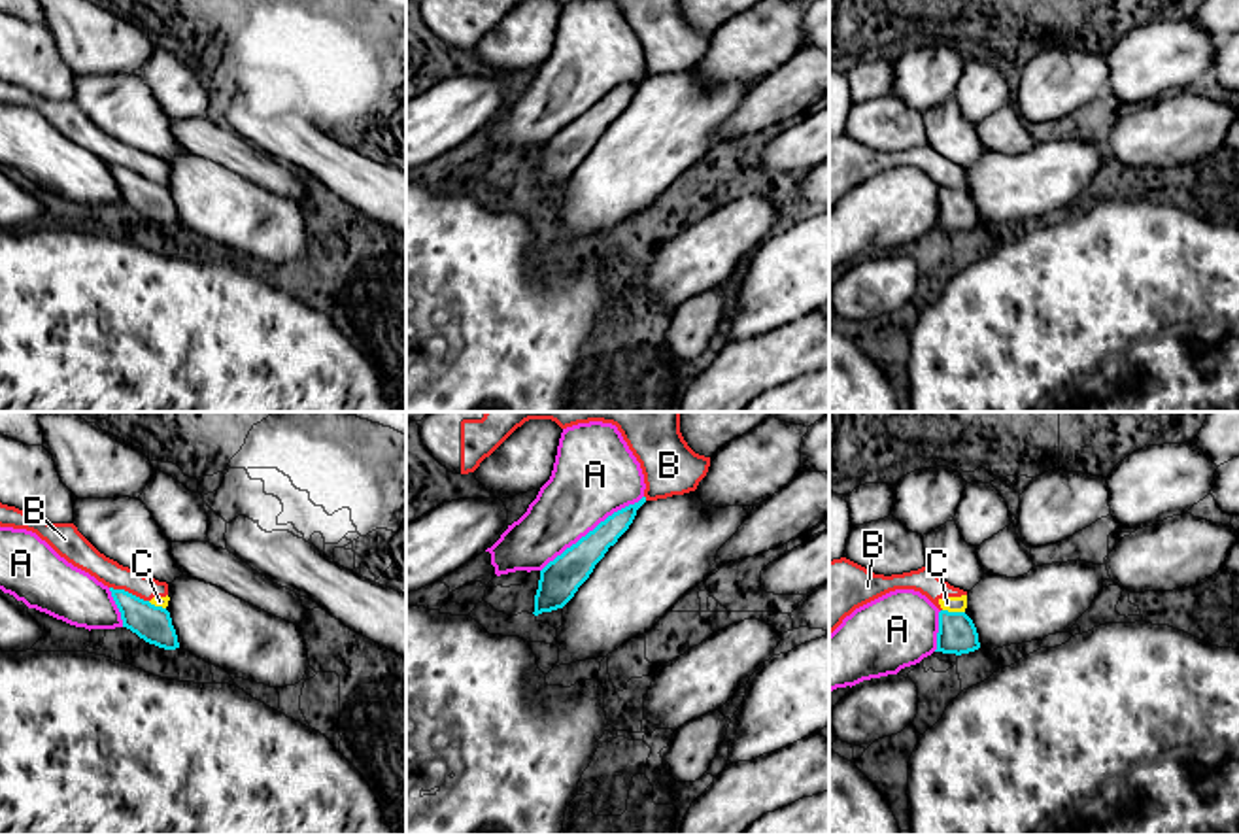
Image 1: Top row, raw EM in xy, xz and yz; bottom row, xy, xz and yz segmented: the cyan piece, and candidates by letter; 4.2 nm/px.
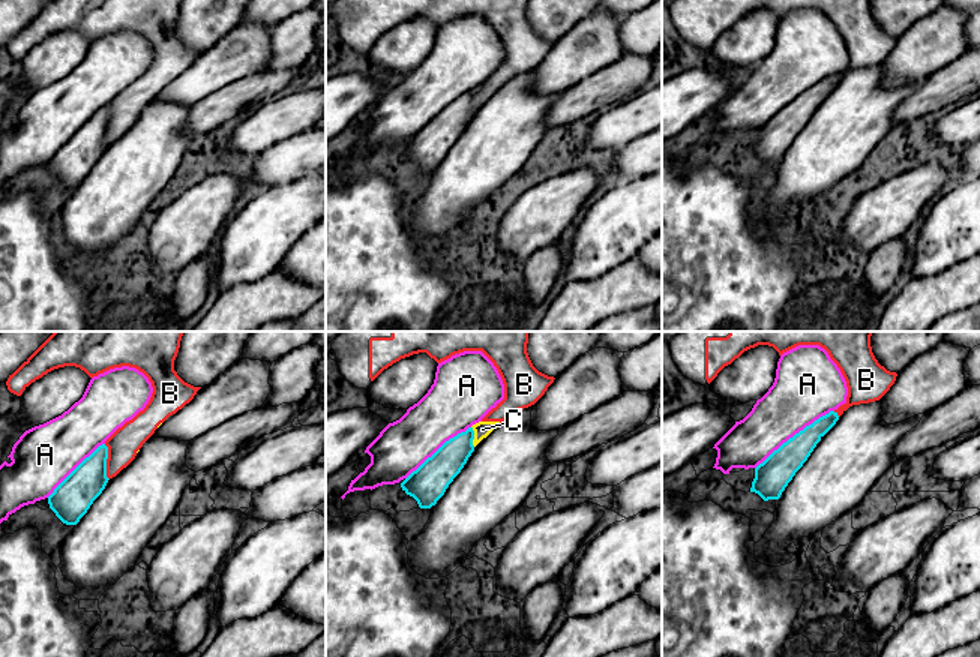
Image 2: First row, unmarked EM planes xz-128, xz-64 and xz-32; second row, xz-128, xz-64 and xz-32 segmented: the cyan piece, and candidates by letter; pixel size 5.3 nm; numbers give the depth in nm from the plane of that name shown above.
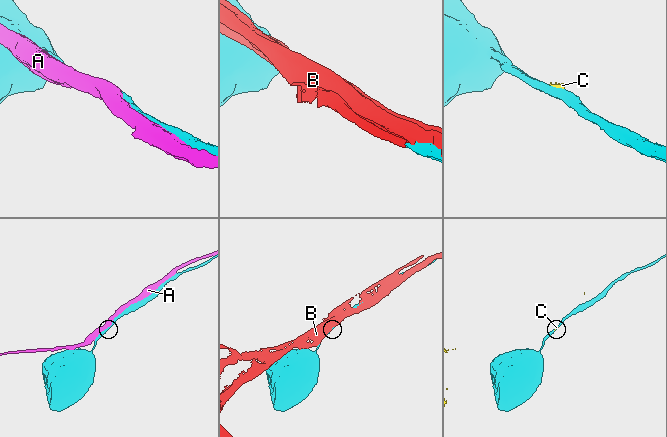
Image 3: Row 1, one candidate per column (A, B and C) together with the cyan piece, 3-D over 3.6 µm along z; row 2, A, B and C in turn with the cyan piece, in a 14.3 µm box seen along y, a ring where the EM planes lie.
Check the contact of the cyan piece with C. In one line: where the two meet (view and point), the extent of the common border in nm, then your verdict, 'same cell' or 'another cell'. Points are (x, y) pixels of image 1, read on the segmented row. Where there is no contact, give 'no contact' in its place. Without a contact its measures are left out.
yz (954, 613) | 100 nm | another cell

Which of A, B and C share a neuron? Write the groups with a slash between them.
A / B C

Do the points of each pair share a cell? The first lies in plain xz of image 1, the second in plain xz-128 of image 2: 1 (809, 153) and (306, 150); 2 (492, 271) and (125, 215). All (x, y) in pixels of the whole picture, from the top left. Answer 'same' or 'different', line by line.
1: different
2: different

